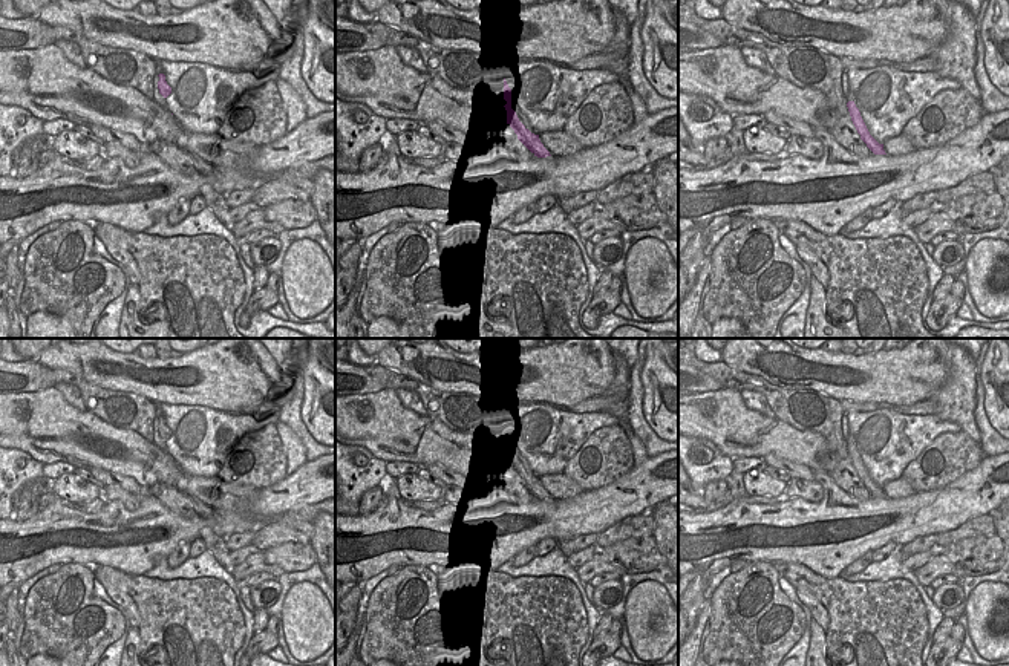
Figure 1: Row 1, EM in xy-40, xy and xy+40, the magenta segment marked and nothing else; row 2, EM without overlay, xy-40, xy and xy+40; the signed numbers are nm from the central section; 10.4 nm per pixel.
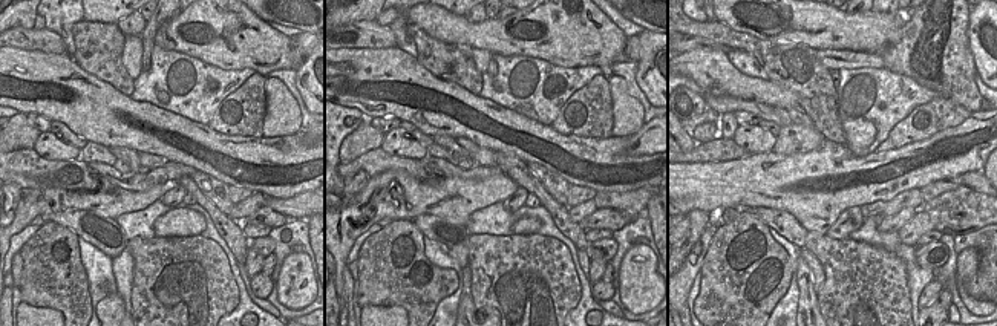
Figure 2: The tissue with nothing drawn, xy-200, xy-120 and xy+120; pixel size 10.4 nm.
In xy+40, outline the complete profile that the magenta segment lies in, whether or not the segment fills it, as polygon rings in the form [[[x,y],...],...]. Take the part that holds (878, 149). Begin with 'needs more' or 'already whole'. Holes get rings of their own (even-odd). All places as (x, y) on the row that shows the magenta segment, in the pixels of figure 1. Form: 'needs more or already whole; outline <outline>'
already whole; outline [[[854,101],[847,103],[851,121],[860,135],[860,139],[867,144],[867,147],[874,153],[874,155],[887,155],[883,150],[883,144],[879,144],[868,132],[859,109],[856,107]]]

